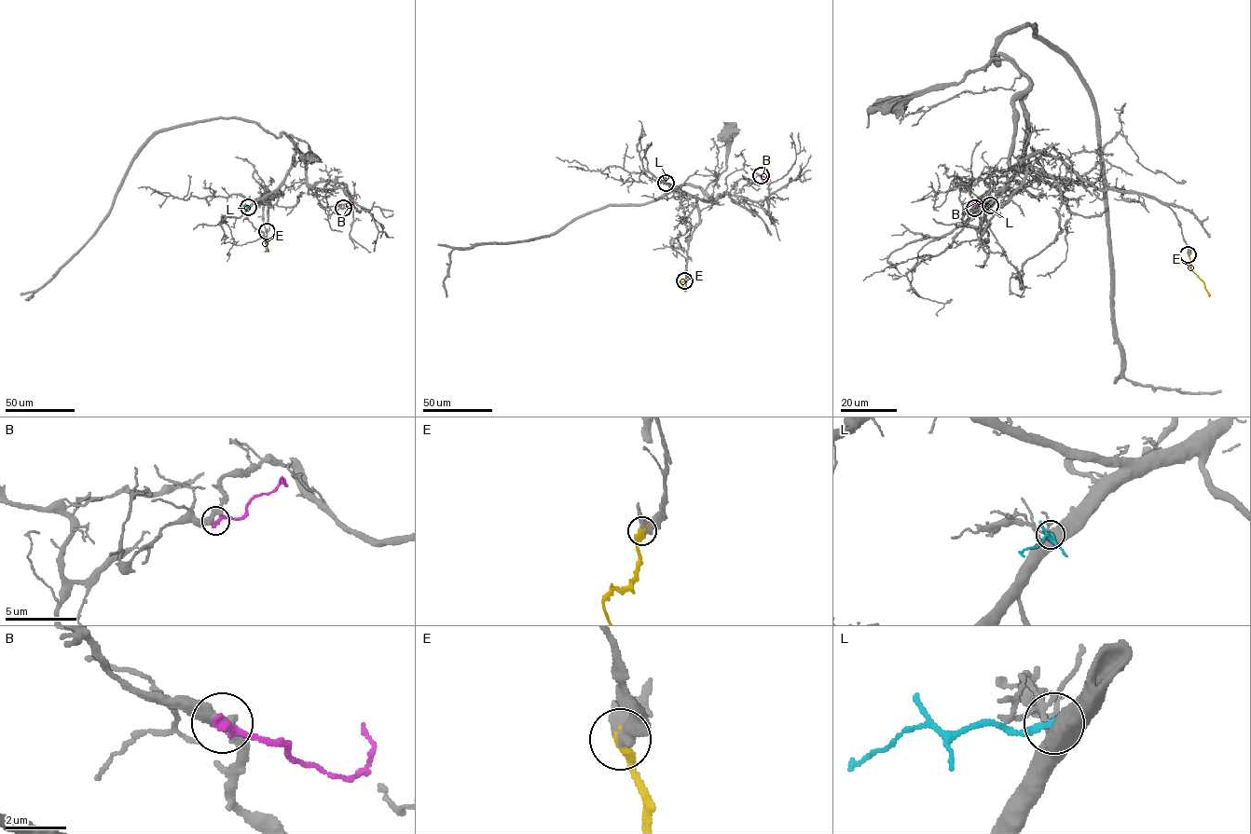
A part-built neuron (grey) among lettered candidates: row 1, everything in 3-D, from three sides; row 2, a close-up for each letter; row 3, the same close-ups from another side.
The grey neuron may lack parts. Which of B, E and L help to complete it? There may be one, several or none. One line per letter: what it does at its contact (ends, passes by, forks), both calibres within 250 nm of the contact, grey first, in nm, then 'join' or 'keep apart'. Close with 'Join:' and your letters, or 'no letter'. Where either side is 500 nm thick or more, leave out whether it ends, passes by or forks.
B: it ends there; 400 nm thick on the grey side, 300 nm on the other; keep apart
E: it ends there; 460 nm thick on the grey side, 420 nm on the other; join
L: 550 nm thick on the grey side, 220 nm on the other; keep apart
Join: E

